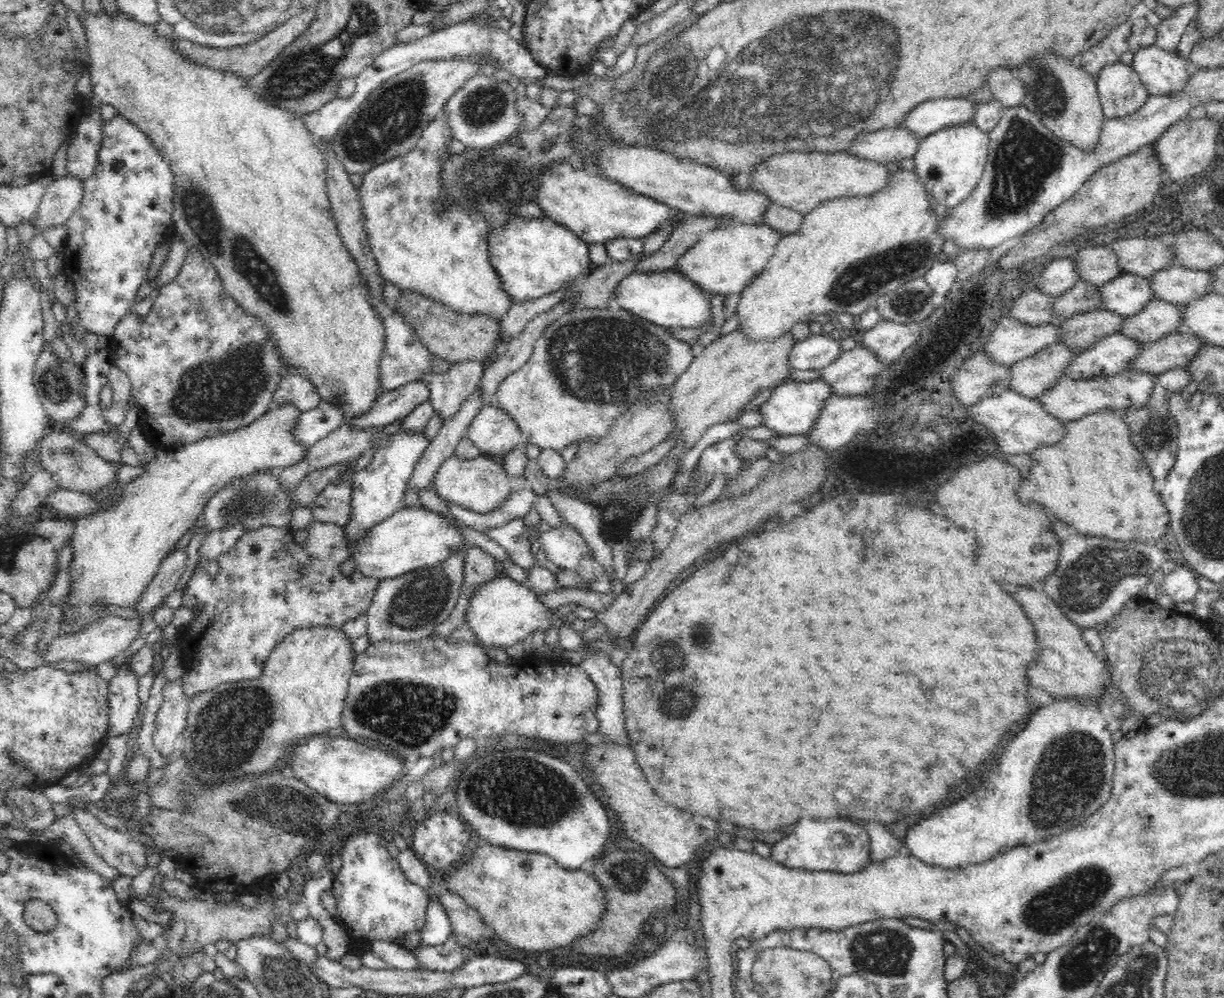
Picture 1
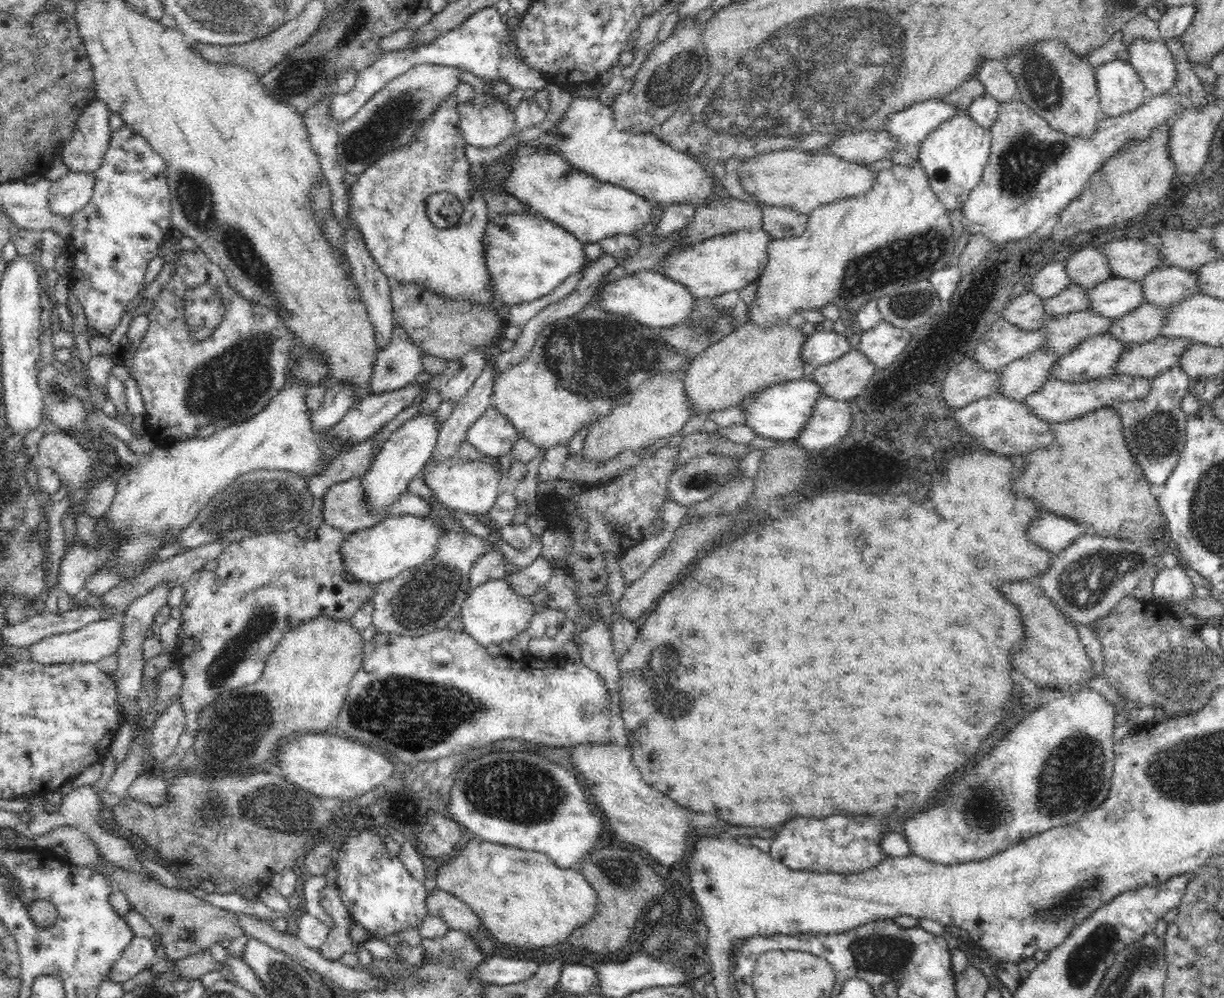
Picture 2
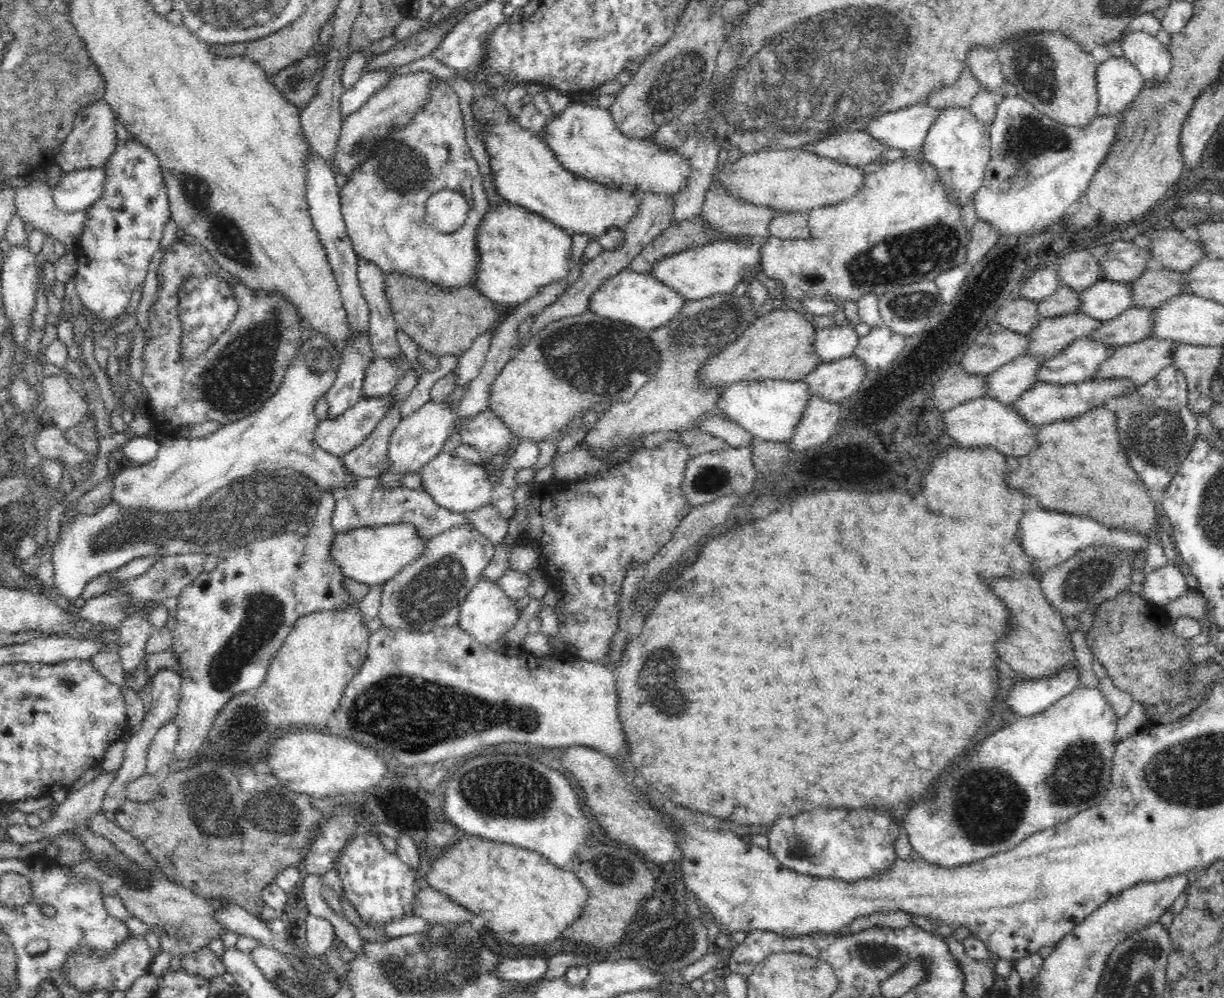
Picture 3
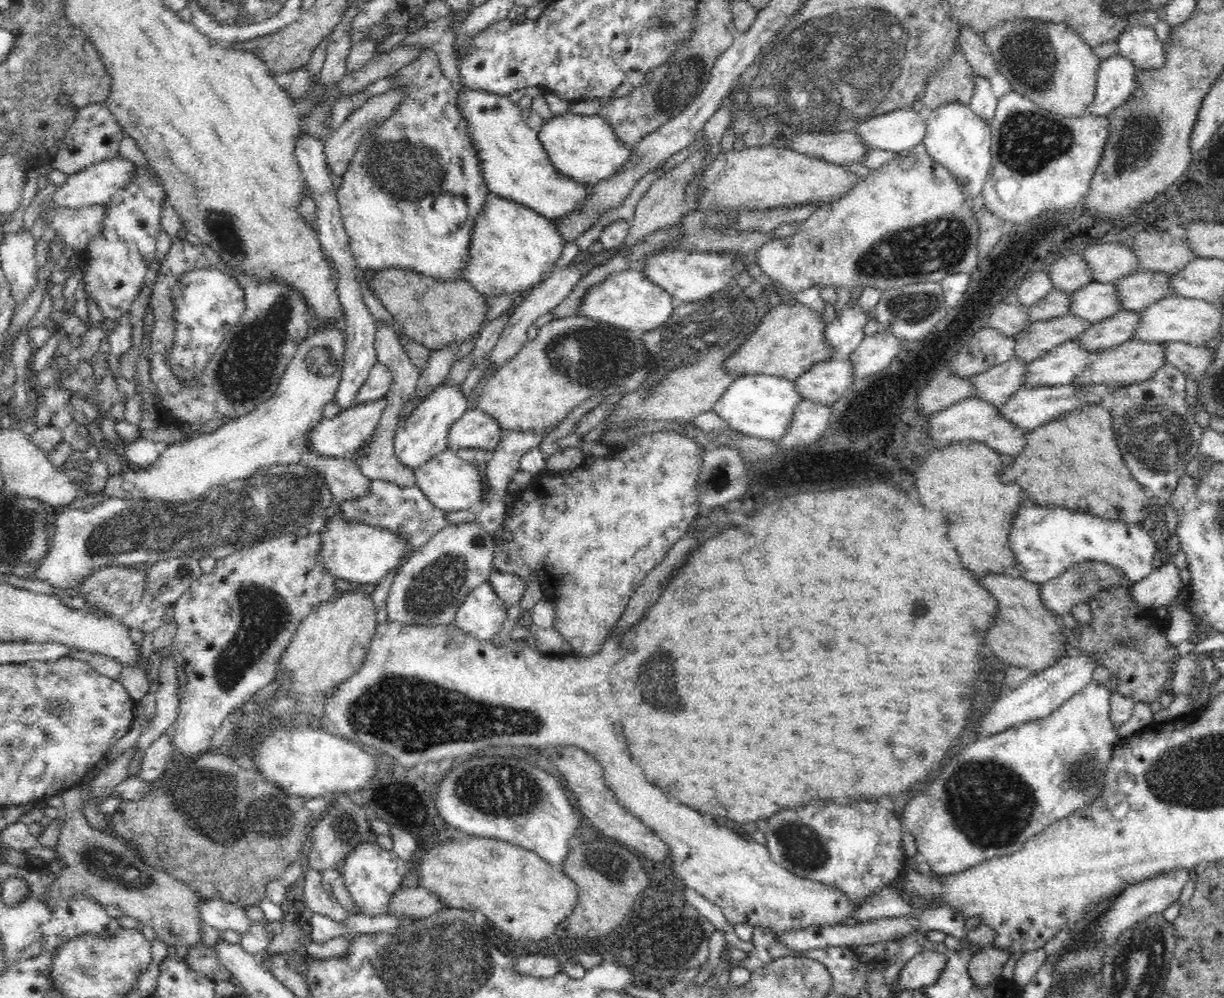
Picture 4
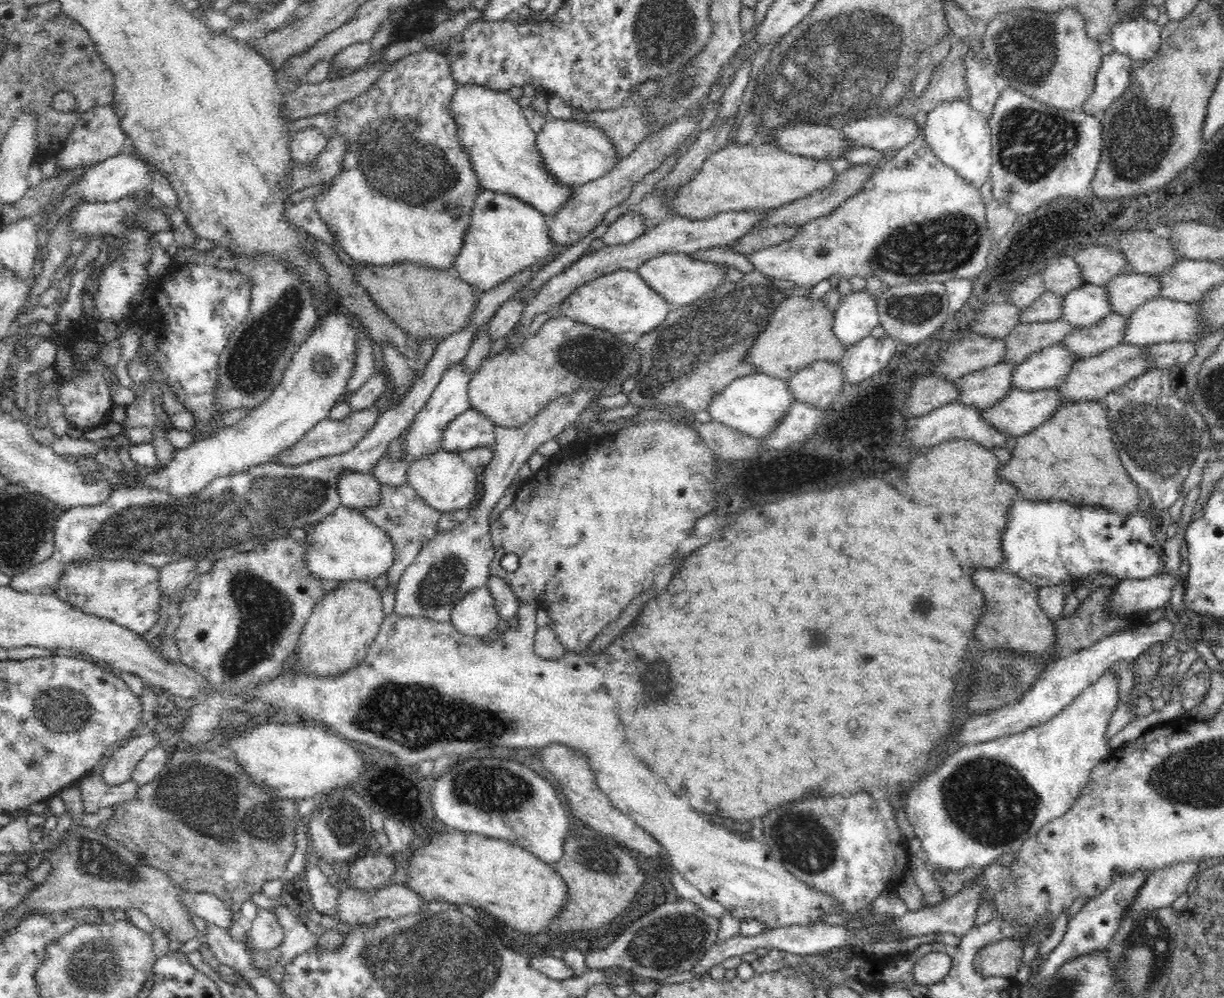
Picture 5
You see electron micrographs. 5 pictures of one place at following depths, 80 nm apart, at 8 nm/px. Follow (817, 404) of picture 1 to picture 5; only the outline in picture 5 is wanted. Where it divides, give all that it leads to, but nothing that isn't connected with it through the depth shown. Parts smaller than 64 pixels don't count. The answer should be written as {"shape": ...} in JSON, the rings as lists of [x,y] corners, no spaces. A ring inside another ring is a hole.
{"shape":[[[758,372],[738,378],[729,383],[720,394],[714,394],[707,410],[712,415],[712,420],[752,438],[762,439],[776,428],[794,401],[785,380]]]}

